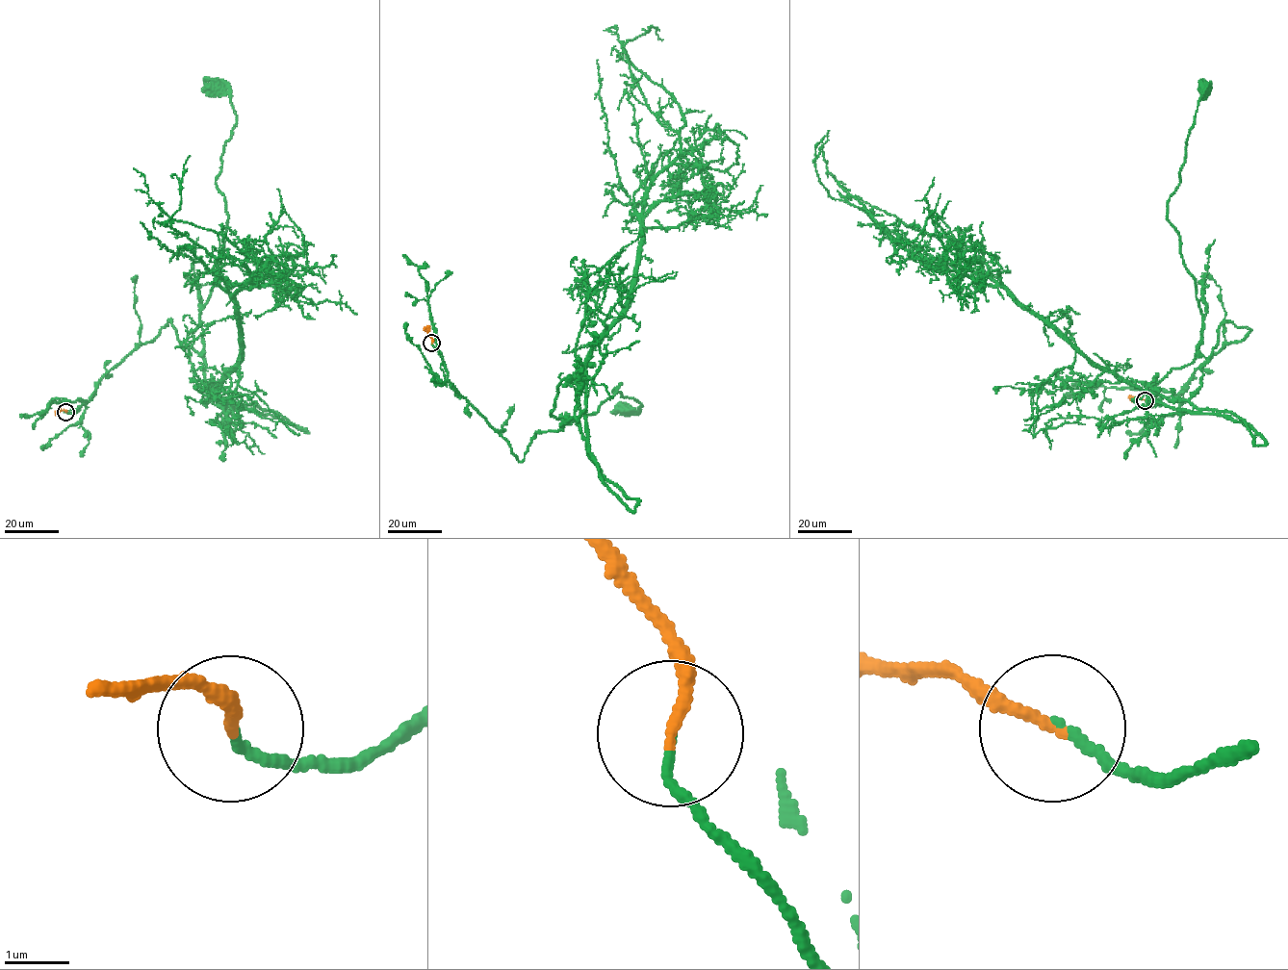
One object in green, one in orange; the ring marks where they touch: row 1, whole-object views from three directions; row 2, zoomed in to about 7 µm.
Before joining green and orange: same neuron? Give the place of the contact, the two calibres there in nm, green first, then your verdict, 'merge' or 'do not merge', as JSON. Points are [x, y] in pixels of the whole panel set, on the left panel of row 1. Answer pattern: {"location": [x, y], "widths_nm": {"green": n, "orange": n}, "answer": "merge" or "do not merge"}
{"location": [65, 412], "widths_nm": {"green": 120, "orange": 180}, "answer": "merge"}

